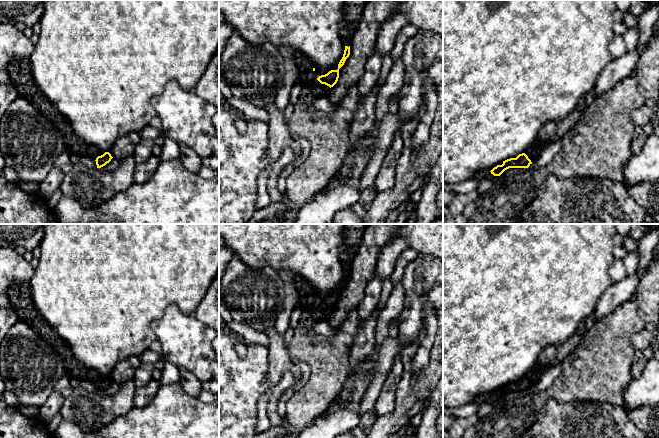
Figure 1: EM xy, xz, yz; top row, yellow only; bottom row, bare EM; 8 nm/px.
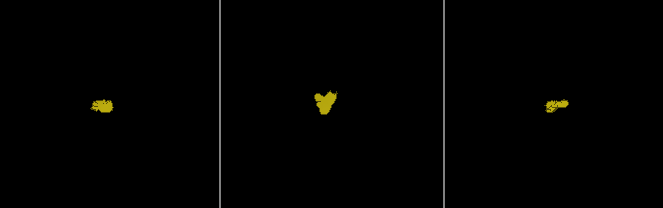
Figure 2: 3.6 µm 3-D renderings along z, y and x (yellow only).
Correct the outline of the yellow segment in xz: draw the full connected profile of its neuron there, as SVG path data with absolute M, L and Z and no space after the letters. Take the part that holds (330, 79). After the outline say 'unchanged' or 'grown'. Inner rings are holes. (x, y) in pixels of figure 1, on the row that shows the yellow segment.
M345 0L343 7L345 27L341 30L341 35L345 44L344 54L338 64L337 70L331 70L327 74L319 76L313 83L307 84L311 88L315 99L326 96L329 89L337 83L339 69L344 65L346 59L350 55L350 43L362 19L366 3L367 0Z | grown

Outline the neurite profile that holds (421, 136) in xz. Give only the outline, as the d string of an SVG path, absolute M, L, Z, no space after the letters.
M424 62L425 70L422 72L423 85L422 85L422 97L423 103L425 106L424 112L417 116L418 125L416 131L413 135L412 140L412 151L411 155L415 154L420 147L422 147L429 140L430 126L434 119L434 114L436 112L437 106L437 94L435 85L430 80L428 75L429 65Z

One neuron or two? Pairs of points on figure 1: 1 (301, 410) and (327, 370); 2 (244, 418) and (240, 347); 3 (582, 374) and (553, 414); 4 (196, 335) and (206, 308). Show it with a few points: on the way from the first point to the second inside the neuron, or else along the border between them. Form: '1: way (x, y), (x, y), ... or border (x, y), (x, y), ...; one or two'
1: way (311, 400), (321, 390), (326, 380); one
2: border (229, 336), (234, 341), (235, 351), (243, 357); two
3: border (584, 400), (557, 402), (548, 399), (539, 412); two
4: border (193, 314), (208, 326); two

